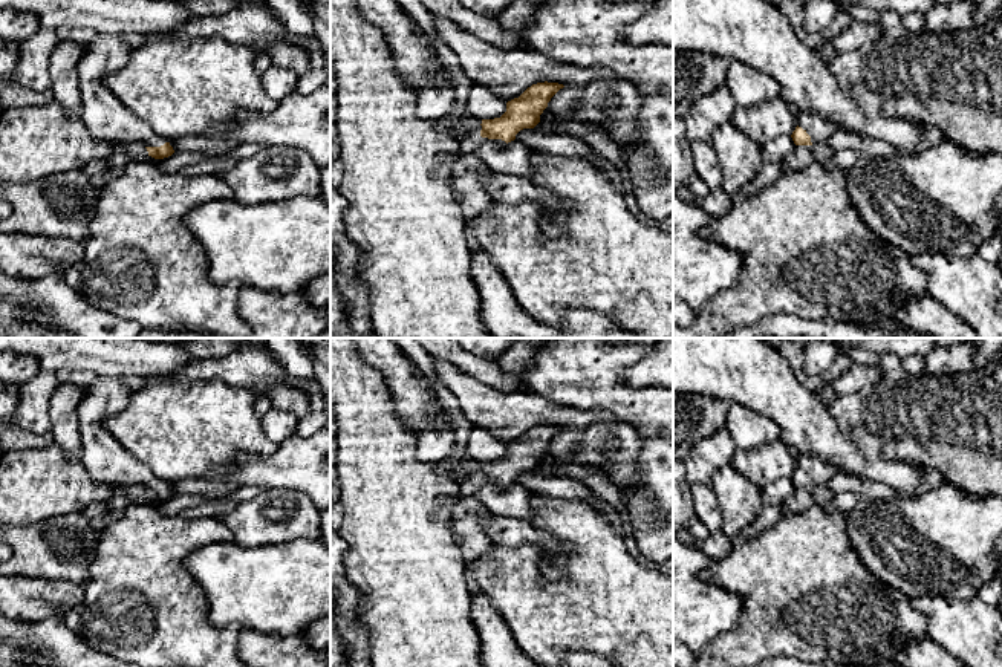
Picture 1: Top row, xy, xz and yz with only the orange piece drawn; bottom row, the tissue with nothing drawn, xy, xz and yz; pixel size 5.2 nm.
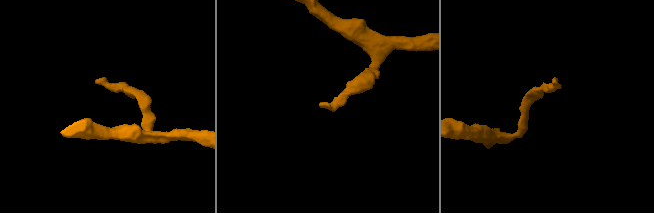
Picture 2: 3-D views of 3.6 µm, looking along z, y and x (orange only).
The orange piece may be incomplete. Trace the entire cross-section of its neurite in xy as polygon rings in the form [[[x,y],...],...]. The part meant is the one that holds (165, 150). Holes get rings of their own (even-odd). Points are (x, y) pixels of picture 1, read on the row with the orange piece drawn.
[[[104,32],[86,46],[78,64],[81,116],[95,141],[142,145],[148,156],[164,159],[174,153],[170,142],[125,109],[104,81],[109,72],[127,64],[132,50],[127,37]]]

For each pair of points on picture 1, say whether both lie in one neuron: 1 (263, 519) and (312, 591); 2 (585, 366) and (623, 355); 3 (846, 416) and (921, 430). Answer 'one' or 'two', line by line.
1: two
2: one
3: one

